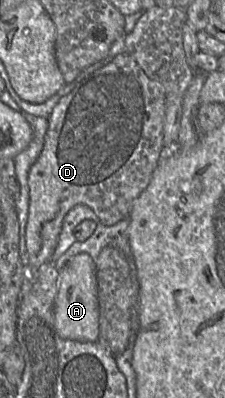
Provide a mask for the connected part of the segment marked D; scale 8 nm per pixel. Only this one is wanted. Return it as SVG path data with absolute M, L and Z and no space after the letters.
M125 52L125 53L117 54L114 57L107 57L107 59L105 59L104 61L100 61L100 62L95 63L94 65L86 68L73 82L72 89L66 95L61 97L61 99L55 105L50 116L47 118L48 128L47 128L47 132L44 137L42 151L41 151L39 157L37 158L37 160L35 161L35 163L31 166L29 173L28 173L29 209L28 209L28 219L27 219L27 224L26 224L26 229L25 229L25 242L26 242L26 248L27 248L27 265L25 266L25 264L23 263L22 260L21 260L21 263L27 269L28 275L32 275L32 279L34 281L35 281L35 271L37 271L38 268L41 265L43 265L44 263L48 263L51 261L52 255L53 255L55 248L57 246L57 243L58 243L58 238L59 238L59 234L61 231L64 217L71 208L73 208L74 206L76 206L78 204L84 204L84 205L88 206L96 214L96 216L99 220L99 223L104 224L106 226L111 226L113 224L117 224L118 222L129 217L129 214L132 209L132 205L133 205L134 201L147 188L147 186L151 182L153 173L158 166L160 158L162 158L162 150L164 149L164 146L163 146L163 125L164 125L164 117L165 117L165 98L166 98L166 93L165 93L163 87L159 83L149 79L148 76L144 73L144 71L136 63L136 61L131 56L129 56L128 53Z

